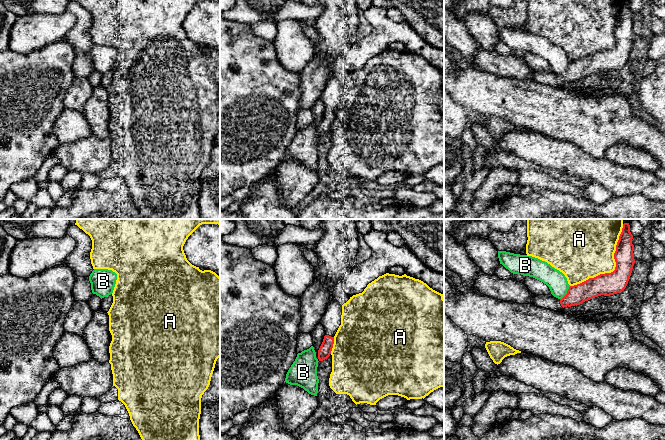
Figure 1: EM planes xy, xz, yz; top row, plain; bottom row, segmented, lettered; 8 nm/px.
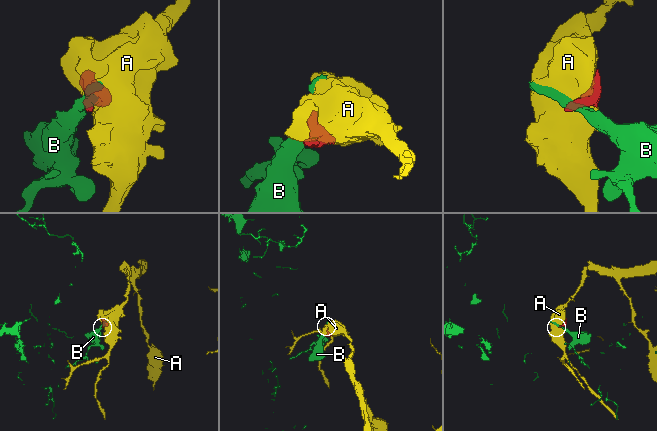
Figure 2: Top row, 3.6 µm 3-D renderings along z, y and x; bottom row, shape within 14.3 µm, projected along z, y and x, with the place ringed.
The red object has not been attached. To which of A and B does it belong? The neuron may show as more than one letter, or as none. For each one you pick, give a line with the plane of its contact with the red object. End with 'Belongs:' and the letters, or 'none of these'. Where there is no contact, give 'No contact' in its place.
Belongs: none of these

